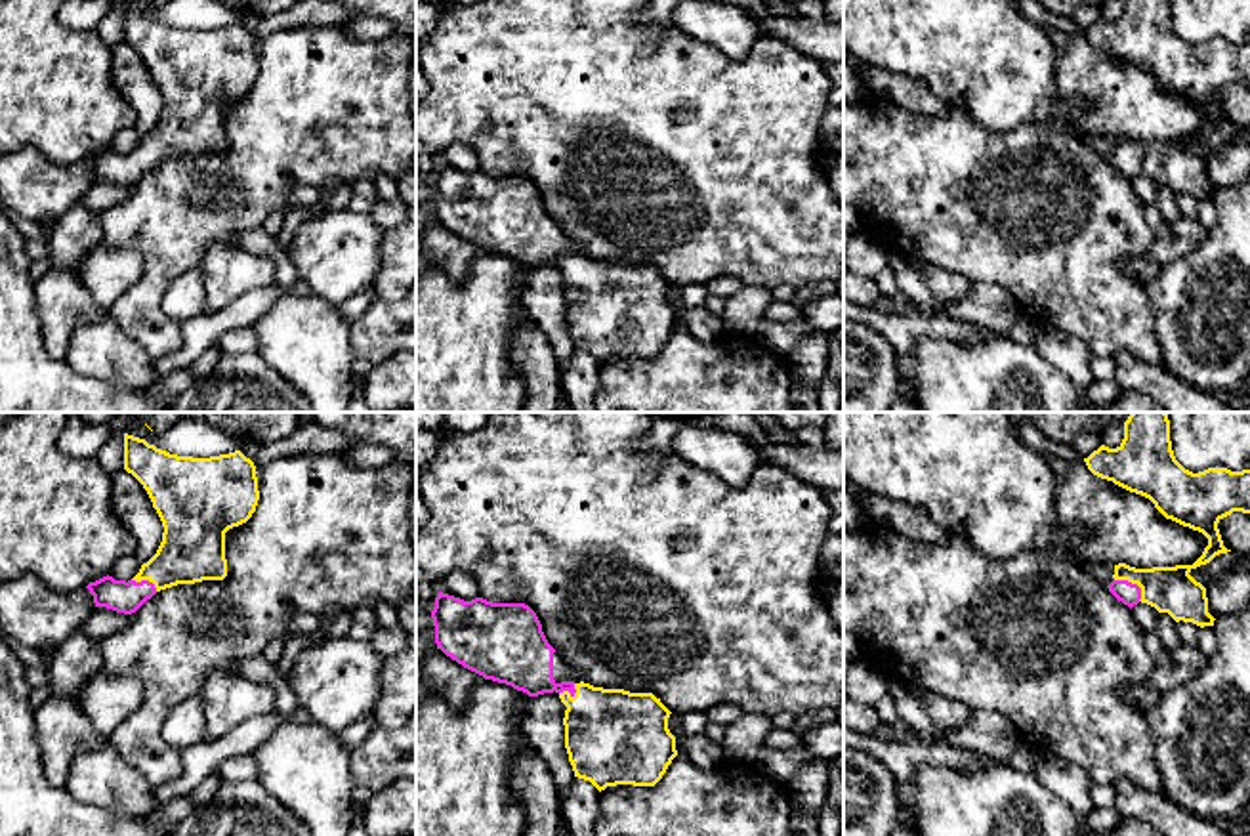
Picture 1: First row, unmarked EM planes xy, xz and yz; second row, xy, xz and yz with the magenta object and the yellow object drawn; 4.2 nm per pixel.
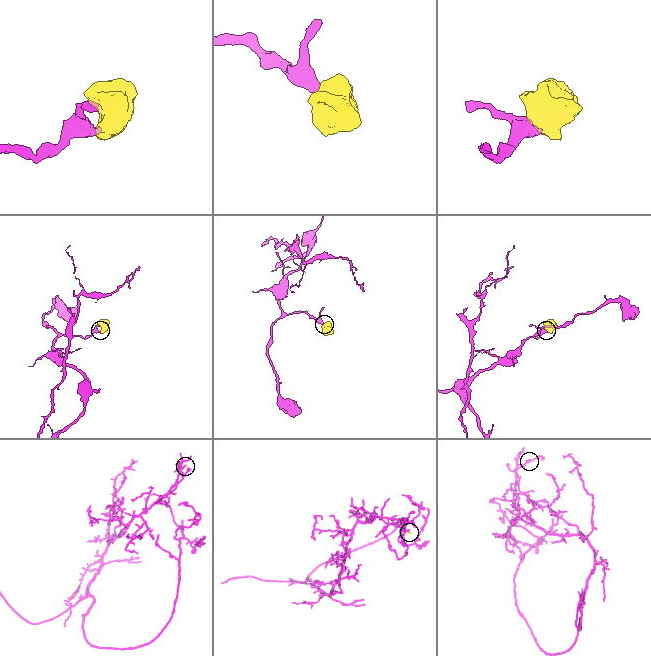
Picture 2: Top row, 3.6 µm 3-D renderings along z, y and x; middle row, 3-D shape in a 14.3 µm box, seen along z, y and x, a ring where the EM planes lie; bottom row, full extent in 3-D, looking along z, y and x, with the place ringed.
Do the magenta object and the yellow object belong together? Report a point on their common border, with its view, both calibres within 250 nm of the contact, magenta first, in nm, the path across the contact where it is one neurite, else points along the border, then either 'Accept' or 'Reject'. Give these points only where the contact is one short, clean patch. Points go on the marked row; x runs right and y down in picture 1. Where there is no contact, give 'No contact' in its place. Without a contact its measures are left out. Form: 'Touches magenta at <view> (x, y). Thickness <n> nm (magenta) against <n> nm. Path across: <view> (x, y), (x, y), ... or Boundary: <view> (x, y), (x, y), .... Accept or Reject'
Touches magenta at yz (1130, 583). Thickness 90 nm (magenta) against 200 nm. Path across: yz (1126, 592), (1130, 583), (1172, 590). Accept

